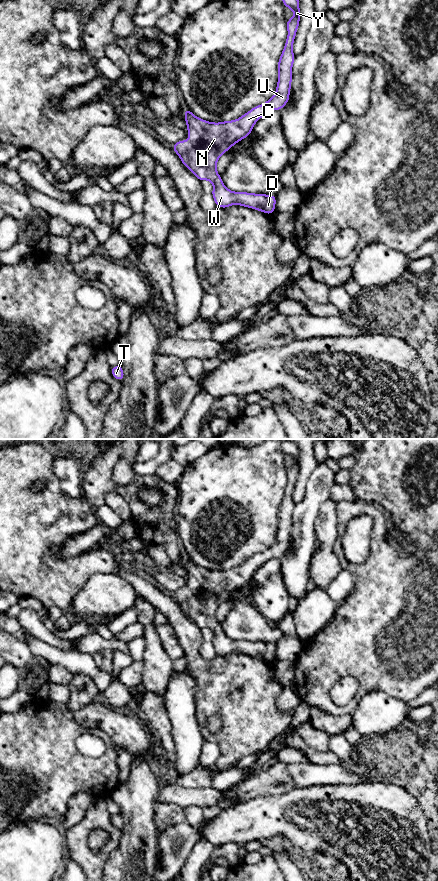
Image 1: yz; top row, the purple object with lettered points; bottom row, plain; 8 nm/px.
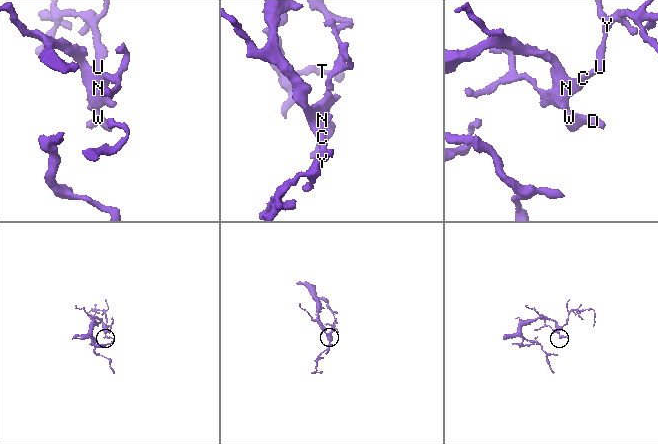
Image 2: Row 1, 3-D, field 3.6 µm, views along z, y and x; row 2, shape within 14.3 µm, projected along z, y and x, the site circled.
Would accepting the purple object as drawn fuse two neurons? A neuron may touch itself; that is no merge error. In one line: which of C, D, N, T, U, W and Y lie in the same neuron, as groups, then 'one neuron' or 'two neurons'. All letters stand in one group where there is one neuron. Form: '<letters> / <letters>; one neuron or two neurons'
C D N T U W Y; one neuron

